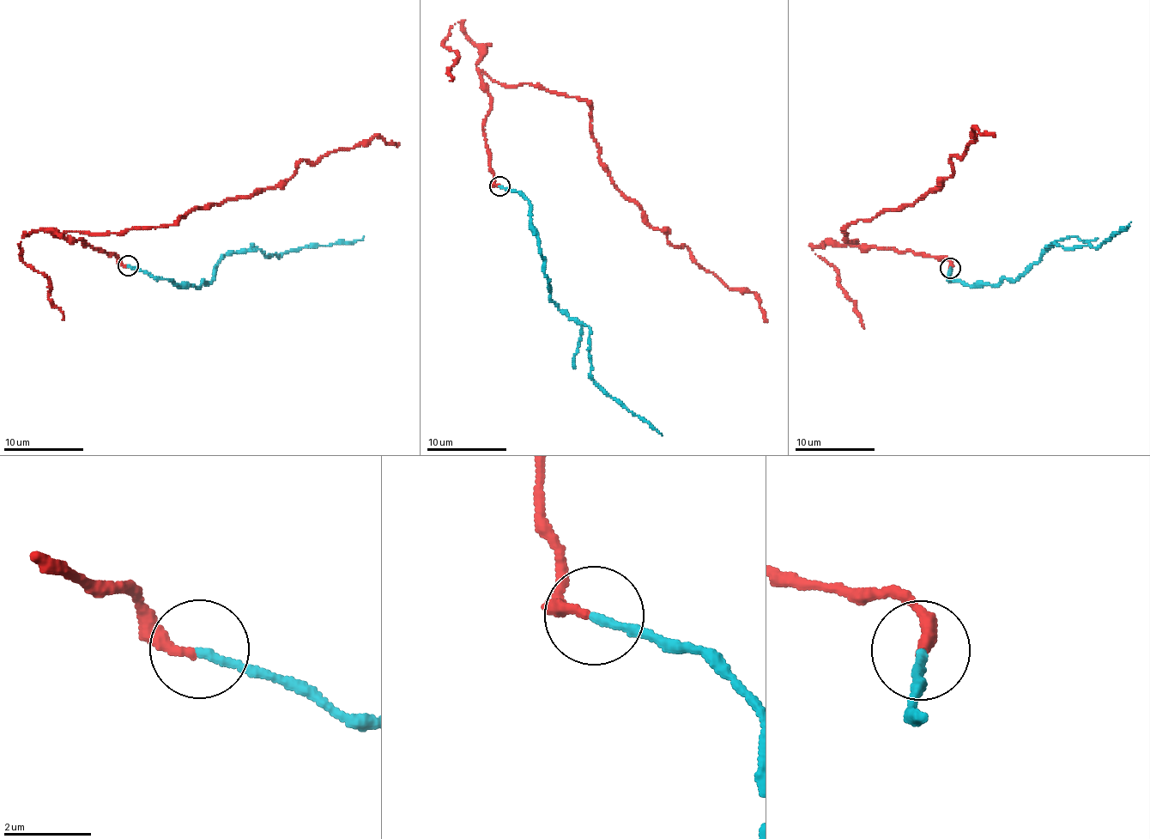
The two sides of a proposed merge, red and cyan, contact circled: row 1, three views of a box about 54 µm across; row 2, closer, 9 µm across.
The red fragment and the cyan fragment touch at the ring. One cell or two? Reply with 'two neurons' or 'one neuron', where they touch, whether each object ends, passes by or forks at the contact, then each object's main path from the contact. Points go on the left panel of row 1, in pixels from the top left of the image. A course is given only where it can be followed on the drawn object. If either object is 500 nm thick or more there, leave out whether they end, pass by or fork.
one neuron; place (128, 265); red ends; cyan ends; course red (128, 265), (64, 233), (172, 225), (179, 215), (285, 181), (303, 159), (315, 161), (374, 136), (399, 144); course cyan (128, 265), (197, 287), (209, 283), (221, 258), (239, 251), (259, 249), (280, 257), (364, 236)

